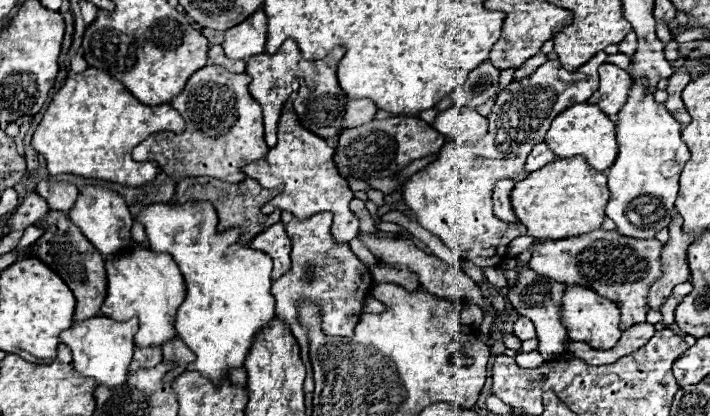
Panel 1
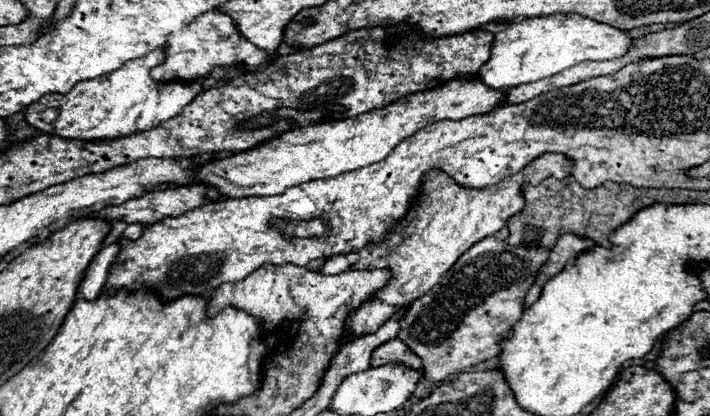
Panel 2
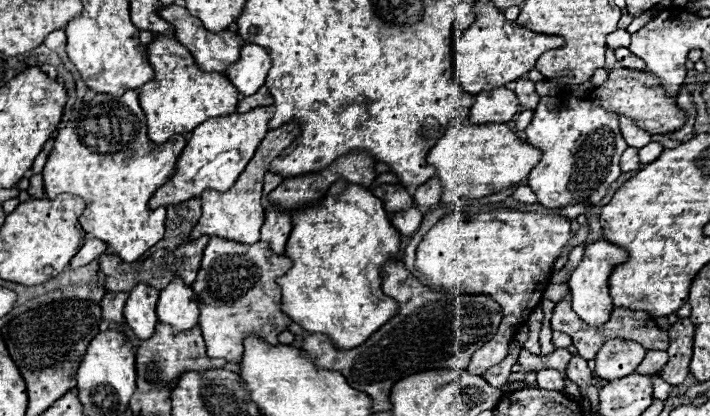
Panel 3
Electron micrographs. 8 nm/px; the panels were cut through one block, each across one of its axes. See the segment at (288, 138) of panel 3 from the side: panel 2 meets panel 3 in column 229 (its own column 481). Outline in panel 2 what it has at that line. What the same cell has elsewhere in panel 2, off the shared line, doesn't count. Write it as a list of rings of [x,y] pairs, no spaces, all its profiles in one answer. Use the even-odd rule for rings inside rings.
[[[542,154],[540,158],[536,158],[536,162],[532,162],[532,166],[520,170],[520,174],[514,174],[512,178],[504,178],[504,182],[498,182],[496,186],[484,190],[462,188],[454,184],[444,172],[438,170],[426,174],[422,178],[422,194],[418,202],[412,206],[408,216],[402,222],[398,222],[394,230],[386,234],[380,246],[366,246],[358,254],[346,254],[346,256],[340,254],[340,258],[330,258],[324,262],[322,268],[318,268],[318,272],[326,276],[340,274],[344,270],[388,268],[392,272],[388,284],[348,316],[348,320],[344,322],[342,340],[352,342],[362,334],[376,332],[392,314],[400,312],[404,306],[408,306],[416,298],[424,296],[432,286],[436,286],[440,278],[450,270],[450,266],[470,246],[504,228],[508,218],[524,208],[516,204],[516,194],[520,194],[520,188],[524,184],[536,186],[548,176],[562,180],[570,174],[570,170],[572,170],[572,162],[568,162],[562,154]]]

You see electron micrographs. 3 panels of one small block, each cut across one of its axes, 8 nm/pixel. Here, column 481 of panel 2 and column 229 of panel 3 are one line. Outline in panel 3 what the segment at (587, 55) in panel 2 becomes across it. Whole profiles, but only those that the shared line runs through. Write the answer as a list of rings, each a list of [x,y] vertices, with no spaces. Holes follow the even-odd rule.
[[[246,44],[242,46],[240,60],[232,64],[224,74],[242,96],[252,96],[264,84],[270,66],[272,62],[264,48],[256,44]]]

